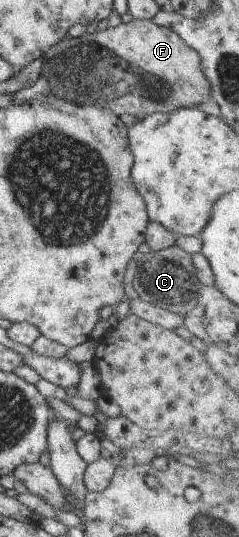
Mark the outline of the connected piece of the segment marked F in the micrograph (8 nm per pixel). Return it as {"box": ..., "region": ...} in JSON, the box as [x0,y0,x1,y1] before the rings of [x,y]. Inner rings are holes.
{"box":[41,20,210,119],"region":[[[131,20],[114,28],[85,33],[69,39],[66,35],[43,55],[41,75],[48,81],[47,91],[77,105],[96,105],[110,109],[116,116],[128,113],[137,119],[152,113],[169,113],[181,108],[195,108],[210,96],[207,78],[203,75],[197,52],[174,31],[157,26],[151,20]]]}

